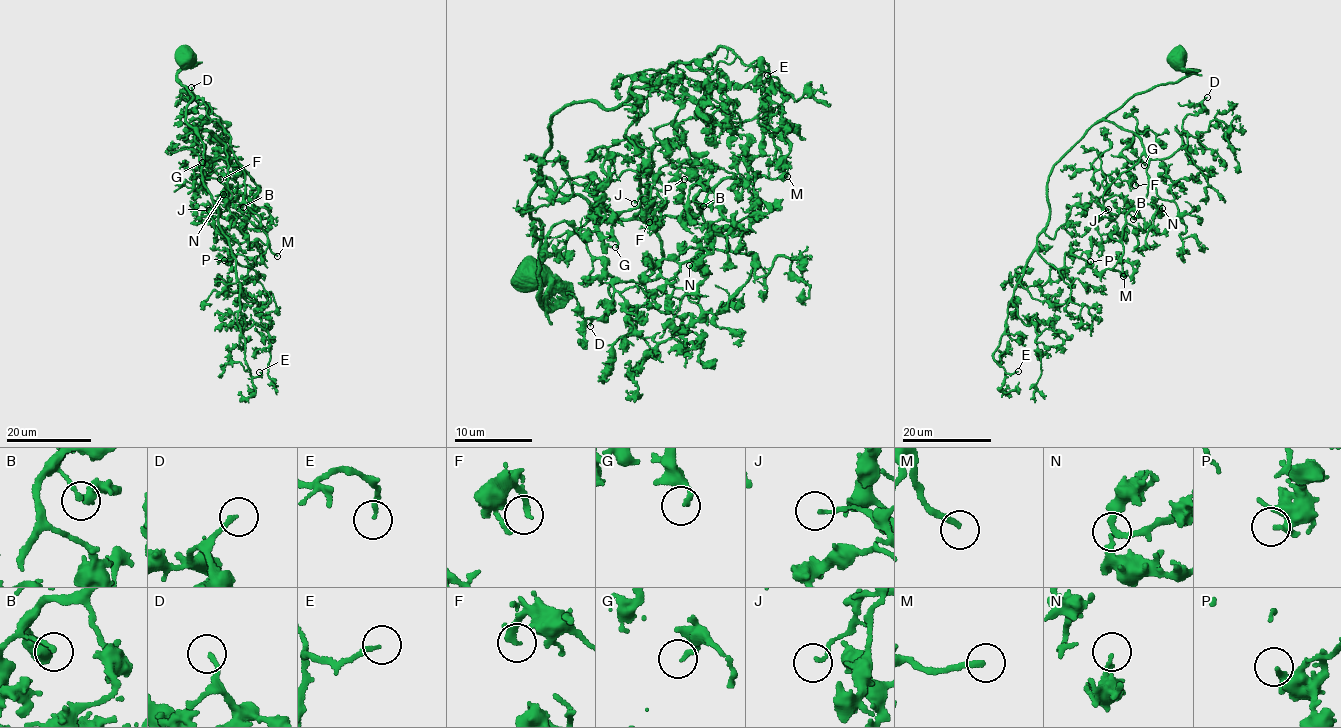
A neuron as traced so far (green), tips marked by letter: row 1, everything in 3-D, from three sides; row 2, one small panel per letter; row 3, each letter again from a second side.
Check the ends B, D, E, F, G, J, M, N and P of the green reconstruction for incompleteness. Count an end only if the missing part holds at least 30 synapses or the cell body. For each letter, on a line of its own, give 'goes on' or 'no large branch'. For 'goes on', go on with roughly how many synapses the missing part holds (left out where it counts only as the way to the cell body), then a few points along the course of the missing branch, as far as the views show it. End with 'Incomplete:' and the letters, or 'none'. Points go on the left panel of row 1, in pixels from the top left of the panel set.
B: no large branch
D: goes on; 60 synapses; course (191, 87), (191, 84), (182, 77), (169, 84)
E: goes on; 50 synapses; course (259, 372), (261, 367), (253, 354)
F: goes on; 30 synapses
G: no large branch
J: no large branch
M: goes on; 170 synapses; course (277, 256), (282, 254), (280, 249), (272, 255), (259, 255), (249, 248)
N: no large branch
P: no large branch
Incomplete: D, E, F, M

